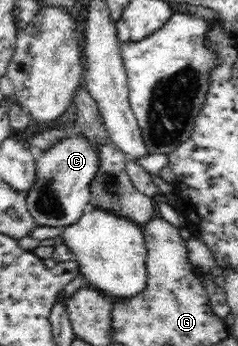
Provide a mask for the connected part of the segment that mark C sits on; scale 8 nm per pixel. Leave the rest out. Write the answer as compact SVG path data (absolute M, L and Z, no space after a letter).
M77 130L77 135L59 138L35 160L33 186L25 195L29 212L38 226L59 228L75 224L90 207L90 184L100 169L101 145Z

